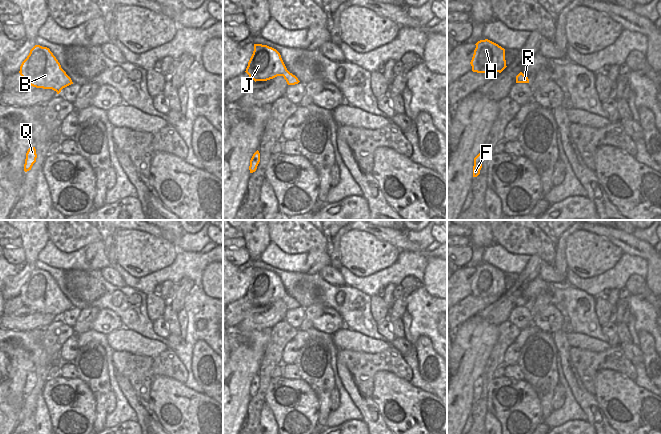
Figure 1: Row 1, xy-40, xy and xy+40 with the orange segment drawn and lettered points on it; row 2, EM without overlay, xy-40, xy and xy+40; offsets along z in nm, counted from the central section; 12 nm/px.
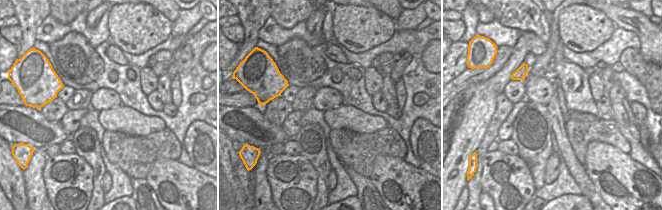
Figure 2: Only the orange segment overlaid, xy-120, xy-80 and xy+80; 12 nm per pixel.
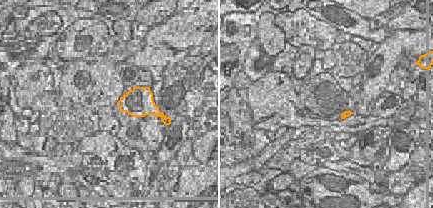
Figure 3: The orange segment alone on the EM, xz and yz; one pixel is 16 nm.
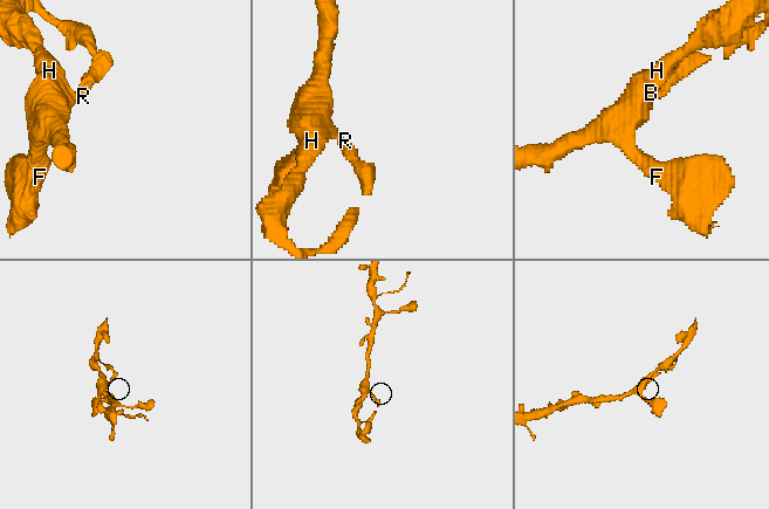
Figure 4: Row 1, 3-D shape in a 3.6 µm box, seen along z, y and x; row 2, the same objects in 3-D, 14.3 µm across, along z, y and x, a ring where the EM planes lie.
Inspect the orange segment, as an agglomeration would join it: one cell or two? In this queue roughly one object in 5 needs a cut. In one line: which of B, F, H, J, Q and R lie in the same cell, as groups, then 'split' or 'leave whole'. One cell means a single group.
B F H J Q R | leave whole

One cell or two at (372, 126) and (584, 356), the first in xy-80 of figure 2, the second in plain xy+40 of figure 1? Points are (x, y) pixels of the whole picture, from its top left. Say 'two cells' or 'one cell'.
two cells

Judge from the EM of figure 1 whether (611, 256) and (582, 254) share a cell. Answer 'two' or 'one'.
one

